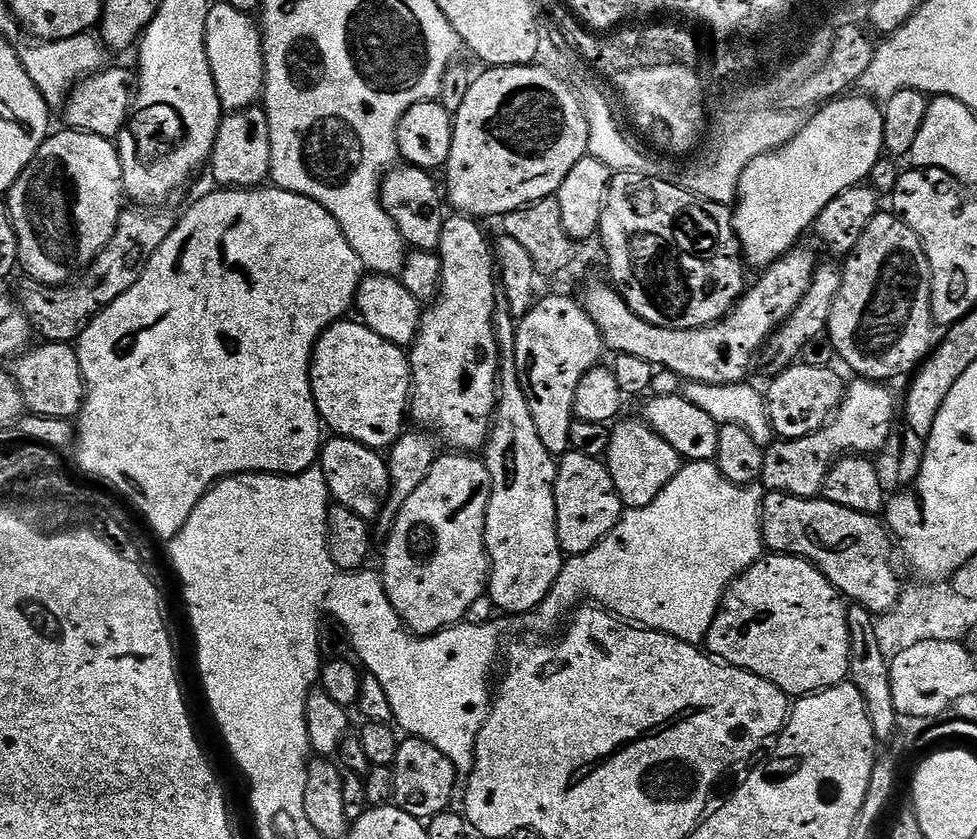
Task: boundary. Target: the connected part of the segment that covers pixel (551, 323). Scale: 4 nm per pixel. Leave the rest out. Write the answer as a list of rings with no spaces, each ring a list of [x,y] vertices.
[[[548,296],[537,299],[525,316],[519,321],[516,330],[516,369],[522,382],[522,390],[526,394],[526,402],[530,406],[530,414],[534,417],[534,427],[538,429],[538,438],[542,438],[542,446],[550,450],[554,457],[561,457],[569,451],[568,439],[570,426],[574,419],[572,407],[574,394],[578,394],[578,382],[591,368],[601,363],[600,355],[605,355],[604,340],[600,331],[584,310],[579,299],[571,300],[568,296]]]

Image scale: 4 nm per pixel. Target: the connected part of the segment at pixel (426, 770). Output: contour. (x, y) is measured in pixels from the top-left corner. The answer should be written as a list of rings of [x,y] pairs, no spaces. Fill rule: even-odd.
[[[415,738],[399,741],[397,754],[390,765],[393,776],[393,797],[396,807],[406,810],[414,818],[430,821],[438,814],[449,811],[452,795],[456,792],[458,777],[450,758],[442,750],[434,750],[430,742]]]

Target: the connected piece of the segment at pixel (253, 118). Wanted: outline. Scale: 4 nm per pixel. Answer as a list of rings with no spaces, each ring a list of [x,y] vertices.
[[[263,107],[243,108],[240,112],[227,113],[221,119],[216,135],[216,145],[212,148],[210,169],[221,189],[259,188],[272,175],[270,162],[270,126]]]

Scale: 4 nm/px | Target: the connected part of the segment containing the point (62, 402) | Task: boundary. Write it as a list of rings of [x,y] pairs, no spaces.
[[[51,342],[39,346],[41,348],[29,347],[23,354],[17,355],[14,360],[16,365],[10,368],[25,409],[34,416],[49,416],[59,420],[79,417],[84,407],[86,389],[75,347]]]

